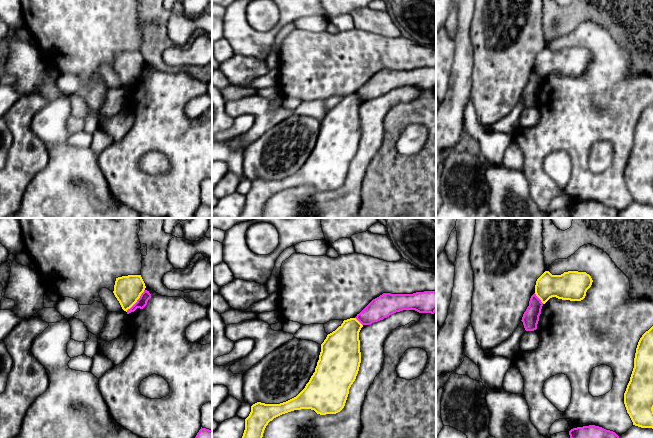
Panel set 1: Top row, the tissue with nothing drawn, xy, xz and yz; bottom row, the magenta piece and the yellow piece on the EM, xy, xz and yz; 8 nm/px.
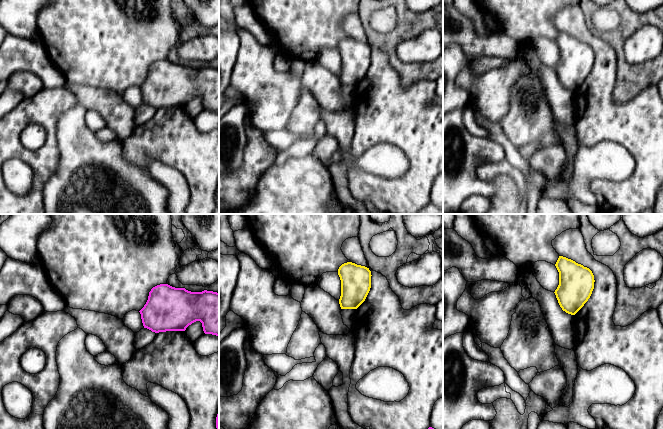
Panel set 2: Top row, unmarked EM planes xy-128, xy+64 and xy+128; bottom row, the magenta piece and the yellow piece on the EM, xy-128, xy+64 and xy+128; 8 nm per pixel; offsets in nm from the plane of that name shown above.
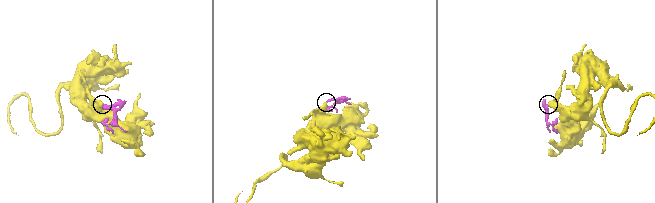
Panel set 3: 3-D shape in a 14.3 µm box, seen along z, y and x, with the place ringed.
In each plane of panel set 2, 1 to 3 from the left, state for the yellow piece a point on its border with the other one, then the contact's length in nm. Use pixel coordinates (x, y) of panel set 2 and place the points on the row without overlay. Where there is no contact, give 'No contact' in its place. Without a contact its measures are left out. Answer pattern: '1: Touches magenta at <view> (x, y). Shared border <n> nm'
1: No contact
2: No contact
3: No contact

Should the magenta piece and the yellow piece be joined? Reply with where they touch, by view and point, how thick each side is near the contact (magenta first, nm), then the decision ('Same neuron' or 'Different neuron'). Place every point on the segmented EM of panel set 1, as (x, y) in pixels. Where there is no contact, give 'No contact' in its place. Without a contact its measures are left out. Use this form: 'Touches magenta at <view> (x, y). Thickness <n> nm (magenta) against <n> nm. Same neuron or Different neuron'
Touches magenta at xy (137, 300). Thickness 80 nm (magenta) against 220 nm. Different neuron

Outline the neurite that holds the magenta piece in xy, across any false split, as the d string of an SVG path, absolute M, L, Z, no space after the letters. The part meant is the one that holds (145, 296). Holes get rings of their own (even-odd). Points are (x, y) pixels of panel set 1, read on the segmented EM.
M144 290L137 302L127 310L127 314L134 312L137 308L143 309L147 305L147 302L150 298L151 294L149 293L149 291Z

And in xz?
M436 291L413 294L383 293L373 299L355 318L362 325L371 325L403 310L434 314L436 312Z

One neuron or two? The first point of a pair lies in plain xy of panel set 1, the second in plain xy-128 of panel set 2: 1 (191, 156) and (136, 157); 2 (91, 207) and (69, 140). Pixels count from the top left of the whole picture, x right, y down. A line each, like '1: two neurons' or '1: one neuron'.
1: one neuron
2: one neuron

